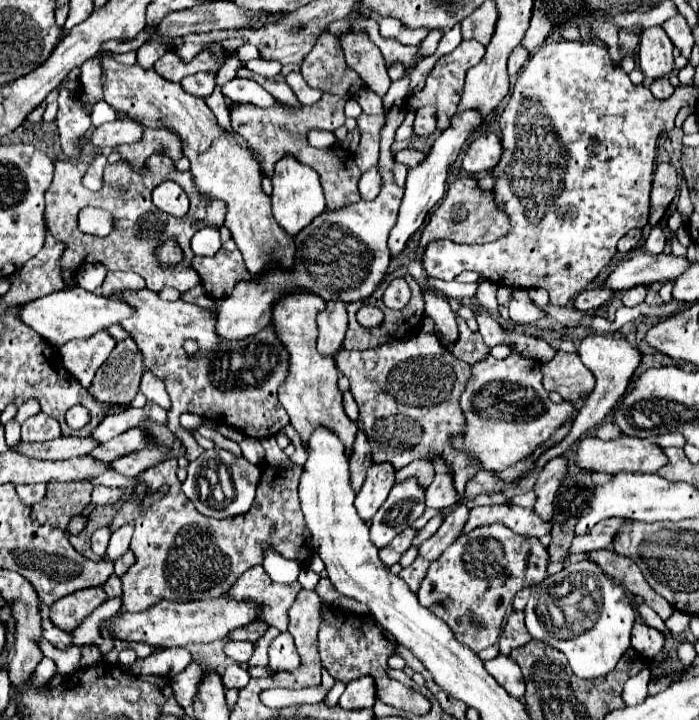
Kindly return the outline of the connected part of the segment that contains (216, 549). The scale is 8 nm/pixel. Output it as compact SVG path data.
M168 458L144 470L140 478L146 482L148 492L156 492L162 482L170 486L170 492L160 502L152 504L148 512L140 512L140 502L134 502L134 498L128 496L108 526L114 532L130 520L136 524L130 544L136 562L122 576L122 604L128 612L144 612L162 600L190 602L200 598L220 598L232 588L232 582L236 582L240 574L264 562L264 546L272 546L272 550L278 554L296 558L302 564L306 564L308 556L314 554L298 498L298 482L302 474L300 466L282 470L262 462L262 478L256 488L256 500L252 508L246 514L222 520L208 518L200 514L196 506L192 506L192 502L180 490L176 470L176 458Z

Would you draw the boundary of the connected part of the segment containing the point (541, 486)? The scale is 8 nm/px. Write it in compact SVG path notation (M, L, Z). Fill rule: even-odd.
M564 456L552 458L552 462L548 462L538 472L538 482L534 486L534 492L538 494L538 502L536 502L534 510L542 520L552 518L556 492L560 488L560 482L564 482L566 476L568 476L568 460Z

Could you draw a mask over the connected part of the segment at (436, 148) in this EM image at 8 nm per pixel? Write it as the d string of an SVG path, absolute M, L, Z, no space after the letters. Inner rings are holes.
M466 110L466 112L454 114L450 126L436 138L434 146L426 152L424 160L422 160L418 166L414 166L414 168L408 170L406 192L404 192L404 198L402 198L402 204L400 204L398 222L396 222L396 226L392 228L390 240L388 240L392 258L398 256L398 254L404 250L408 238L422 226L426 214L442 200L442 196L444 196L444 182L446 182L448 168L454 164L454 160L458 158L462 146L472 138L472 134L482 126L482 122L484 122L484 118L482 118L482 114L480 114L478 110Z

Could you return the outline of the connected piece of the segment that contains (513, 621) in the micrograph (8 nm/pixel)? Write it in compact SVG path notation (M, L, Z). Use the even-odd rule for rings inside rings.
M514 612L506 626L504 626L504 632L500 636L500 654L510 654L512 650L524 646L526 642L530 642L532 636L528 634L526 626L524 626L524 614L522 612Z

